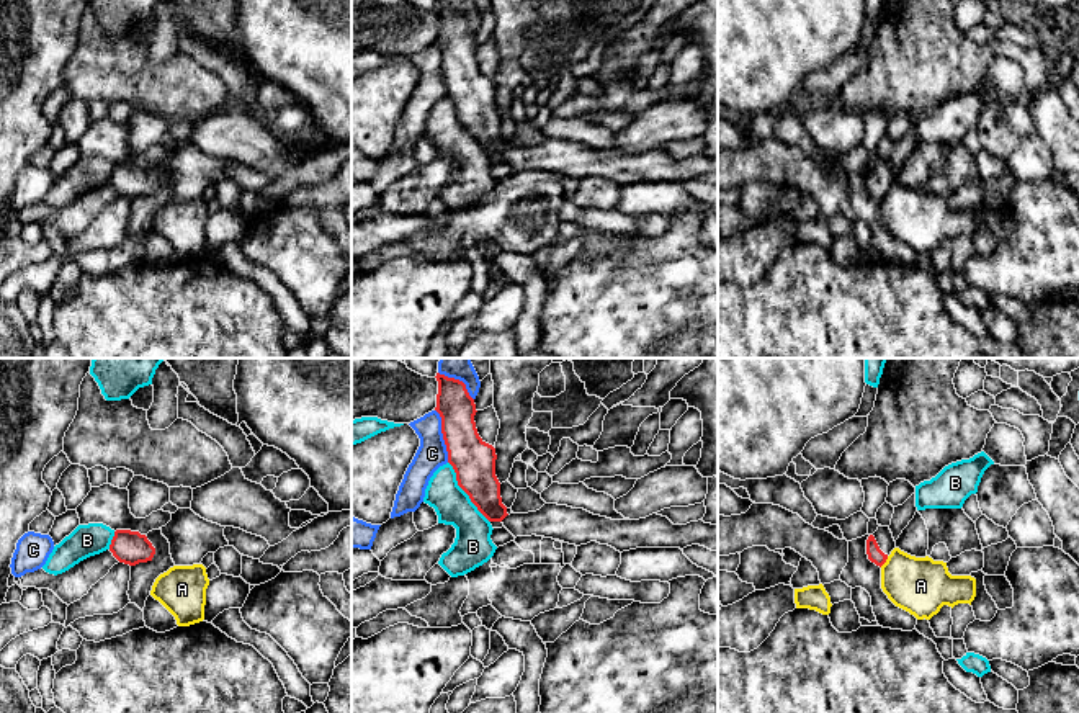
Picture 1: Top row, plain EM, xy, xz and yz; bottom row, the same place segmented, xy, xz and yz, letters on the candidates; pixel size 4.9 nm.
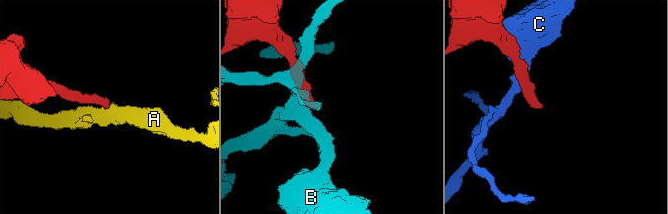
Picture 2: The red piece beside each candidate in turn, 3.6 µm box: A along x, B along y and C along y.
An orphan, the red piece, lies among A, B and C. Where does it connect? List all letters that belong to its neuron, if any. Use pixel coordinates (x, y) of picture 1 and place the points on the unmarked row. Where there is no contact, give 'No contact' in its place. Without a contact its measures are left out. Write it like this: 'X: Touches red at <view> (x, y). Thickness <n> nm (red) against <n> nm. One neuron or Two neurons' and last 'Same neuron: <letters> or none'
A: Touches red at yz (885, 195). Thickness 80 nm (red) against 280 nm. Two neurons
B: Touches red at xz (465, 125). Thickness 220 nm (red) against 180 nm. Two neurons
C: Touches red at xz (443, 69). Thickness 220 nm (red) against 150 nm. Two neurons
Same neuron: none

